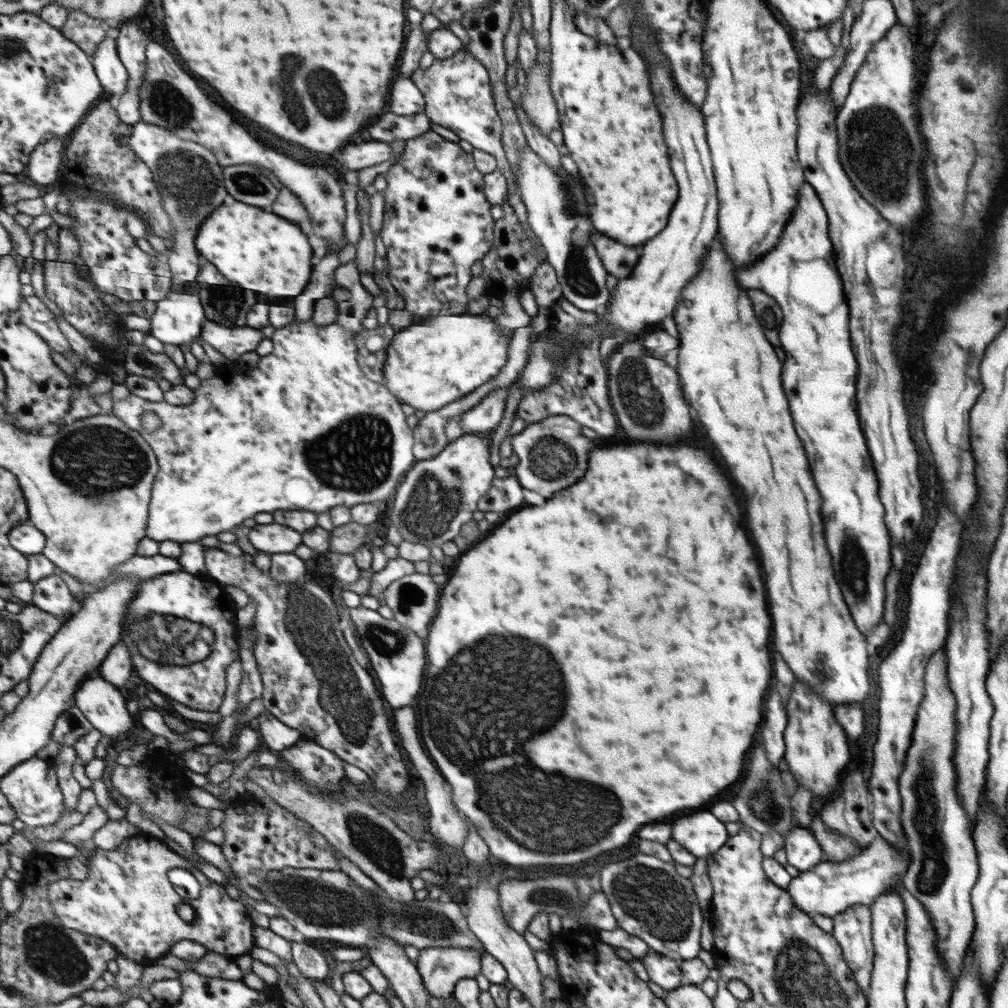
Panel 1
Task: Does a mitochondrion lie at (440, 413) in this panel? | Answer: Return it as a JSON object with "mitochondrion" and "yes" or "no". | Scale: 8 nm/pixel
{"mitochondrion":"no"}

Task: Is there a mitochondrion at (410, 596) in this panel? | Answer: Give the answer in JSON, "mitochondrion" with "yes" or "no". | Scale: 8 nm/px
{"mitochondrion":"yes"}

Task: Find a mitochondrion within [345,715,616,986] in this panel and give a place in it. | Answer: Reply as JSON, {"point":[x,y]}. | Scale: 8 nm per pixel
{"point":[545,893]}

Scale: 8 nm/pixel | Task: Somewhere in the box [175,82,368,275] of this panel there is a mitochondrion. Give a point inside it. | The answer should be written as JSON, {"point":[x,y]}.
{"point":[246,182]}

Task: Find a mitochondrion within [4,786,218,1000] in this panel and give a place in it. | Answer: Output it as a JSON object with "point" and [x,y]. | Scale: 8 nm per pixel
{"point":[53,954]}

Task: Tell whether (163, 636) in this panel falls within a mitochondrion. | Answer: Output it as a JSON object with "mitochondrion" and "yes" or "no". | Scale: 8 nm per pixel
{"mitochondrion":"yes"}

